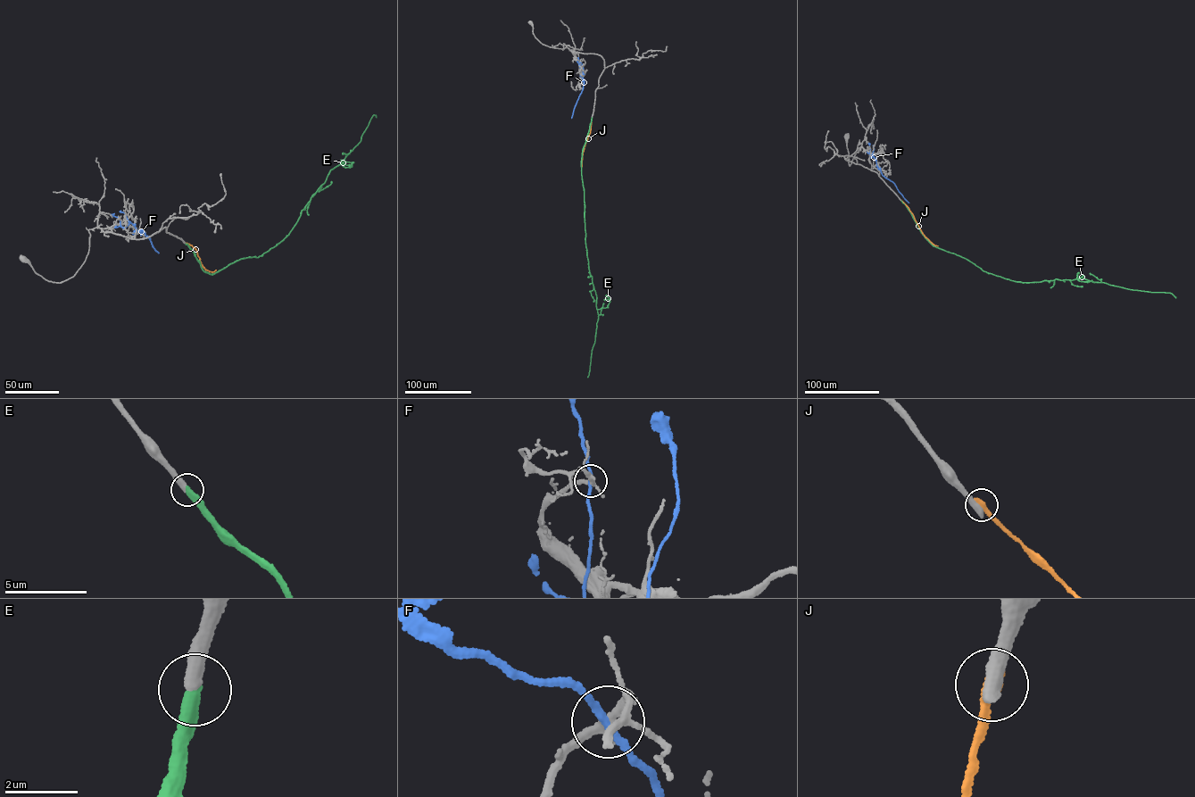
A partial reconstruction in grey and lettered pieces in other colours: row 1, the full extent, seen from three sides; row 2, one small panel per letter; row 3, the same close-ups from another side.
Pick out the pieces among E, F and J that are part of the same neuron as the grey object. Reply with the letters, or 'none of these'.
E

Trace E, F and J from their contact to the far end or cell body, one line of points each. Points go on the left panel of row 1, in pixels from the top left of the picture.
E: (185, 243), (201, 269), (211, 274), (241, 259), (261, 255), (289, 233), (329, 171), (360, 141), (376, 117)
F: (118, 218), (121, 226), (125, 228), (130, 223), (149, 236), (158, 253)
J: (184, 242), (196, 249), (205, 269), (216, 269)

